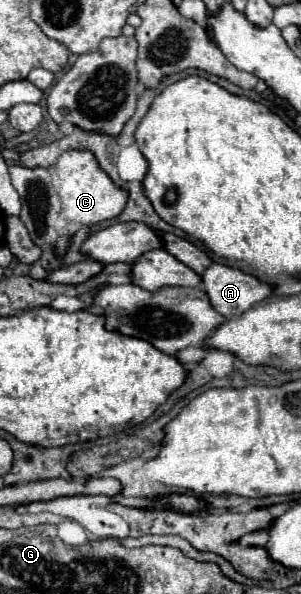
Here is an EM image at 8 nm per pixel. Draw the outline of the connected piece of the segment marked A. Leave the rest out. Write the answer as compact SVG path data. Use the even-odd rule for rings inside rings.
M212 263L206 273L202 273L202 283L210 305L222 317L238 317L250 309L252 303L266 301L272 295L270 285L220 263Z

